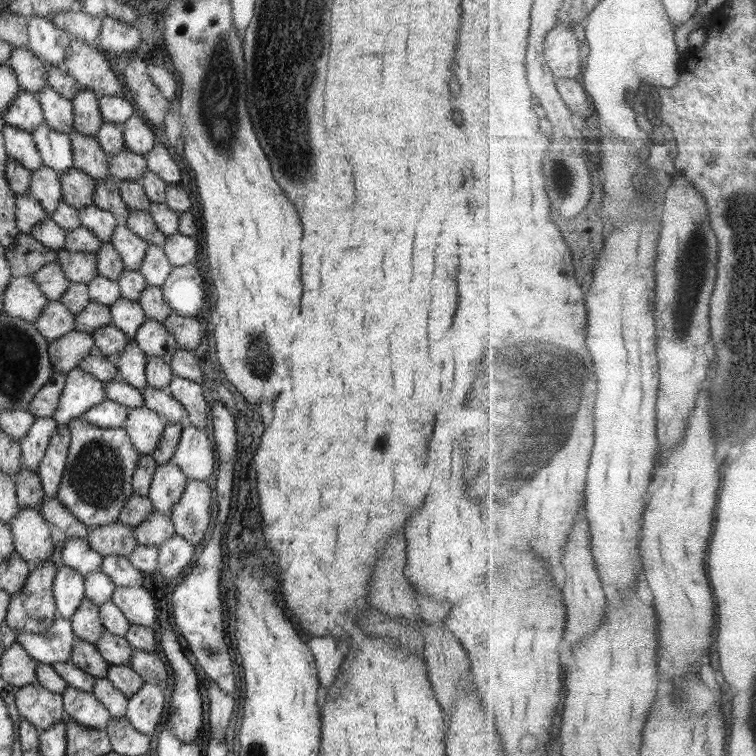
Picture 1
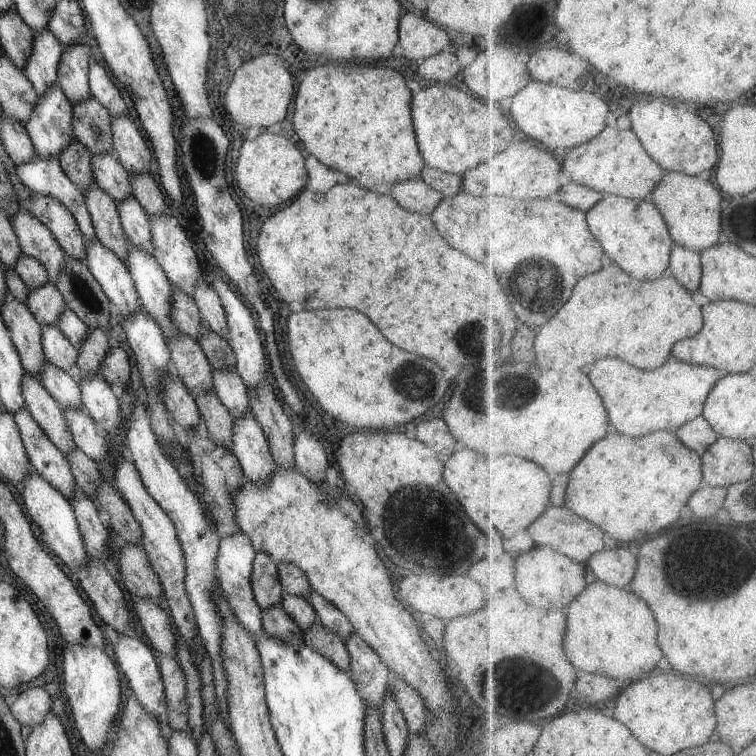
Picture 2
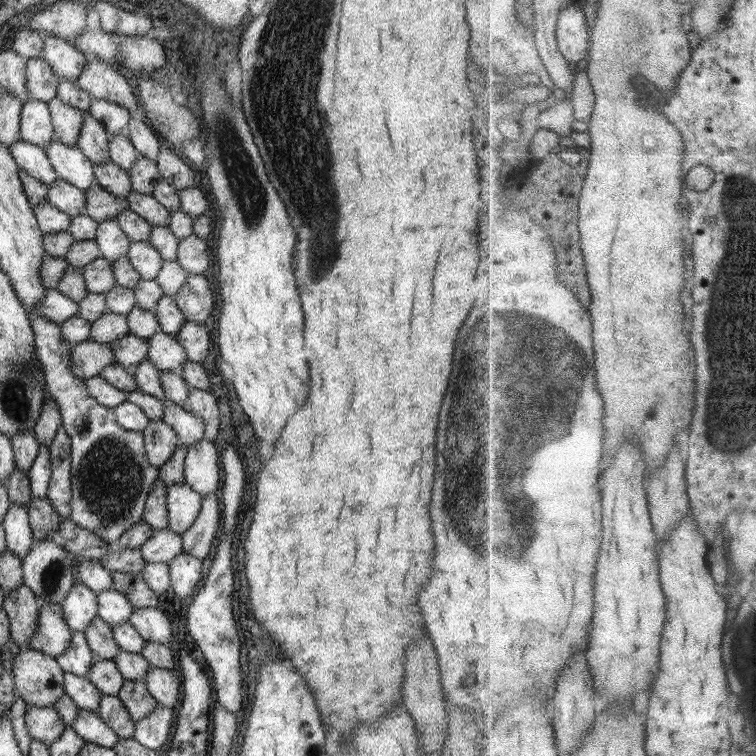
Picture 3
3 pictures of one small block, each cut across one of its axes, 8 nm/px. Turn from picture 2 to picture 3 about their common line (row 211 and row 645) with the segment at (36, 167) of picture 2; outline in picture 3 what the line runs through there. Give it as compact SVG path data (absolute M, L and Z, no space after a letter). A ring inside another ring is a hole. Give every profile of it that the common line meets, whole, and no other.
M72 631L68 649L55 658L64 672L88 678L88 671L94 661L100 658L90 650L83 632Z

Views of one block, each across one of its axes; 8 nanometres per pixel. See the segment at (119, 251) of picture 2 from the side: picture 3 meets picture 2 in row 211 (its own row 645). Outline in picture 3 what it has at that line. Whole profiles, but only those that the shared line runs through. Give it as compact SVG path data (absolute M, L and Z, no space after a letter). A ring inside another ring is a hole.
M94 616L83 633L90 650L100 659L114 660L116 655L120 653L121 648L114 640L111 626L100 616Z

